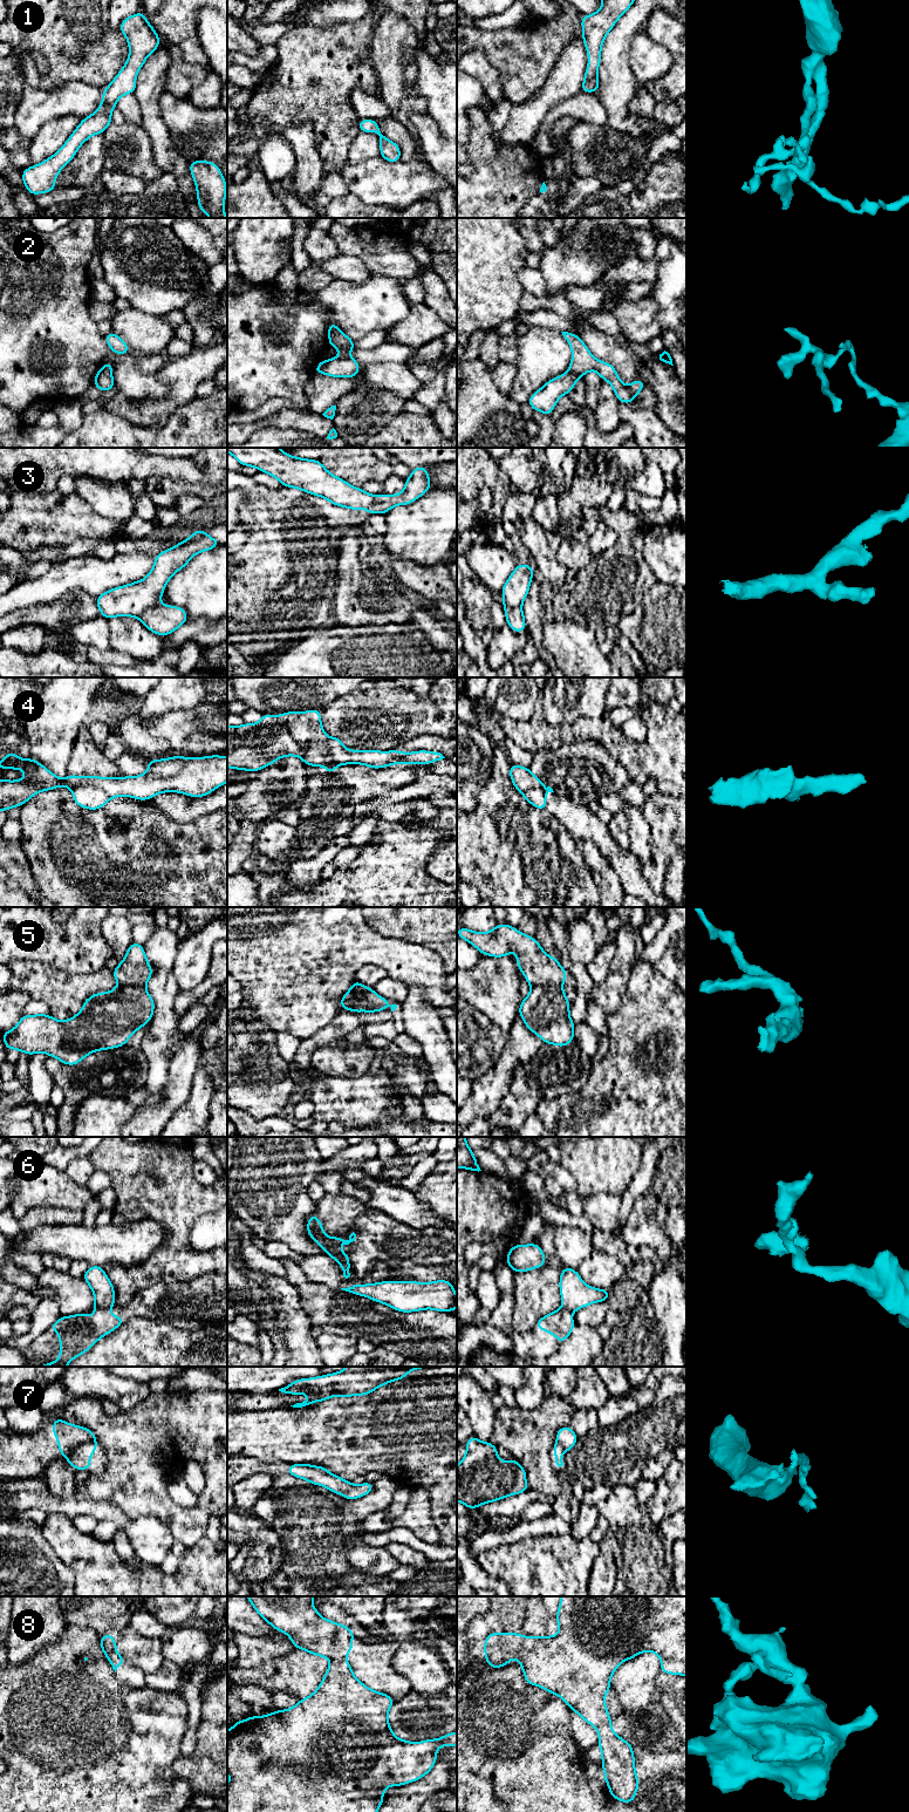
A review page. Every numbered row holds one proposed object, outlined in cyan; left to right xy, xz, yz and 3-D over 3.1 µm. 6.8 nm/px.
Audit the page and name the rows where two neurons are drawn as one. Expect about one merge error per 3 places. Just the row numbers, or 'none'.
3, 4, 5, 6, 7, 8

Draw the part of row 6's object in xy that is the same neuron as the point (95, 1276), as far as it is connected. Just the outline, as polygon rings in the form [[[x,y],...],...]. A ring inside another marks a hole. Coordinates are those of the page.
[[[89,1266],[82,1278],[91,1288],[97,1308],[115,1307],[115,1289],[103,1267]]]

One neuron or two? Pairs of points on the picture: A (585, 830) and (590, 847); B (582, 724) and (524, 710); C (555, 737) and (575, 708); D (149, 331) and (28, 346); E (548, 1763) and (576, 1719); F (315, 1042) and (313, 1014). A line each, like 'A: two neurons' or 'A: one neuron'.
A: two neurons
B: two neurons
C: two neurons
D: two neurons
E: two neurons
F: two neurons

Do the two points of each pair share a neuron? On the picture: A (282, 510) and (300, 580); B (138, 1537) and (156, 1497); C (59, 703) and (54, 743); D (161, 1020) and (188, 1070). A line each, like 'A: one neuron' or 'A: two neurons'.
A: one neuron
B: two neurons
C: one neuron
D: two neurons

